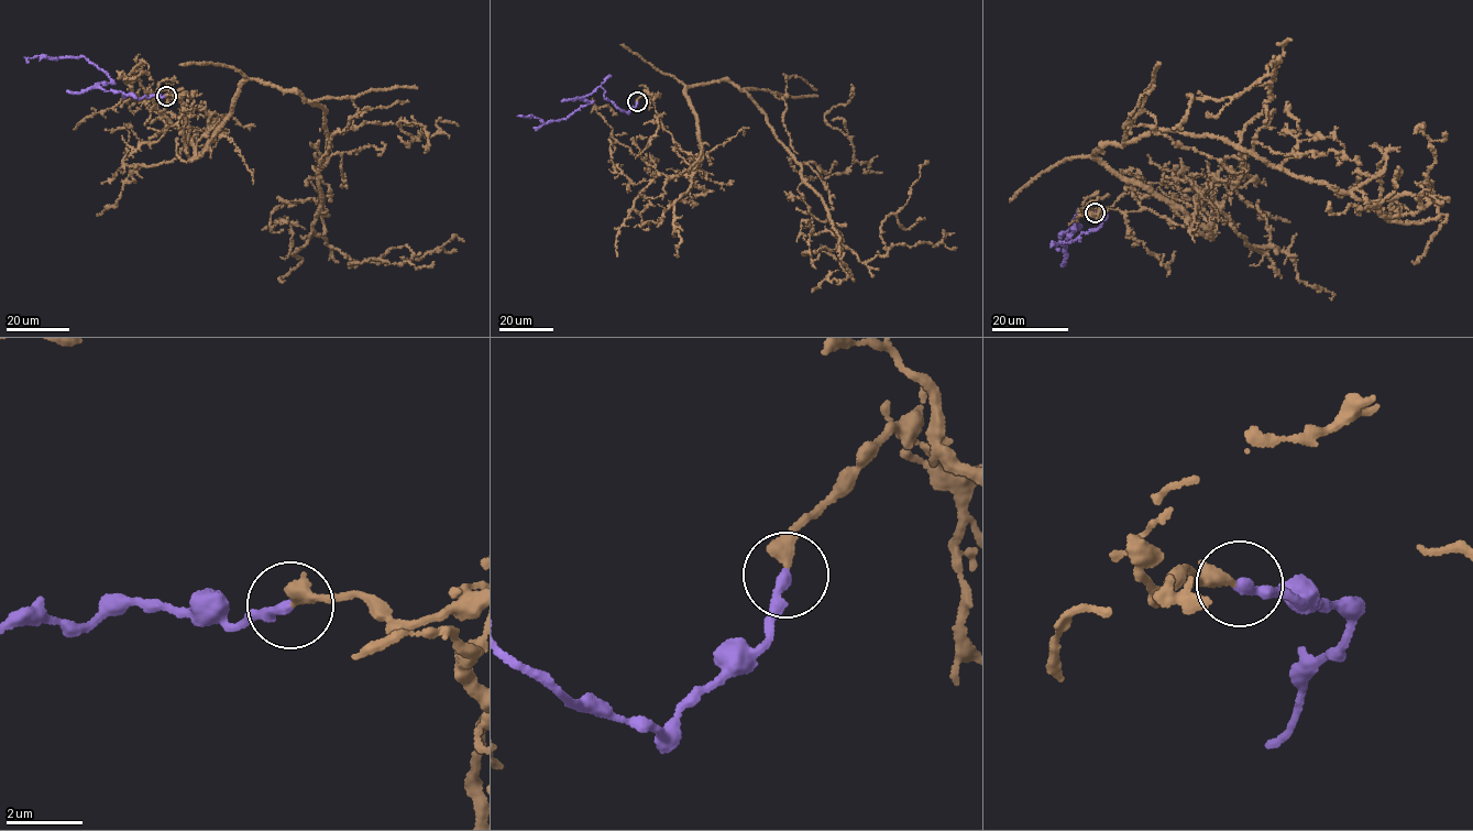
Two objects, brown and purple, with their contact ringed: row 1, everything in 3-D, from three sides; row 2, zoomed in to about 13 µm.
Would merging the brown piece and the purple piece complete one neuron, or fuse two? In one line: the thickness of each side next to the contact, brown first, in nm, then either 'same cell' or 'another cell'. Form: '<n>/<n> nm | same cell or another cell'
420/300 nm | same cell

